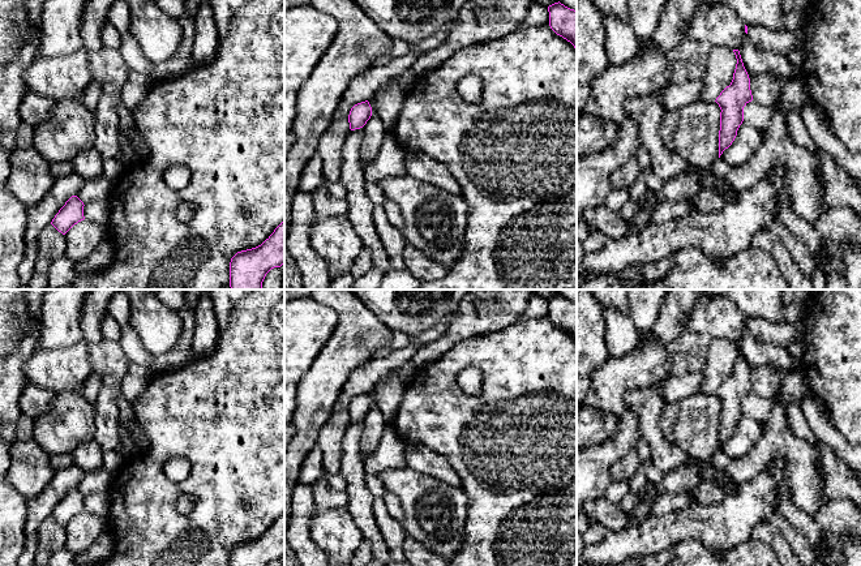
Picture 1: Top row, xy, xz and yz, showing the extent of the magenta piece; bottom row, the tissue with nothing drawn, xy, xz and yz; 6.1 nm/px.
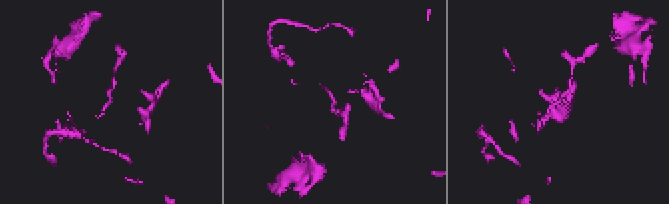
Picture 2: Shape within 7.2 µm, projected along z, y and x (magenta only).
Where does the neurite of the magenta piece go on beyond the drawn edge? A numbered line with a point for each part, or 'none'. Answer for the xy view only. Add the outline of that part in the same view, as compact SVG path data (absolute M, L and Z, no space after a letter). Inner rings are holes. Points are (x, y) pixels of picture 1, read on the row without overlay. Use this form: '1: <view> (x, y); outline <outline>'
none

